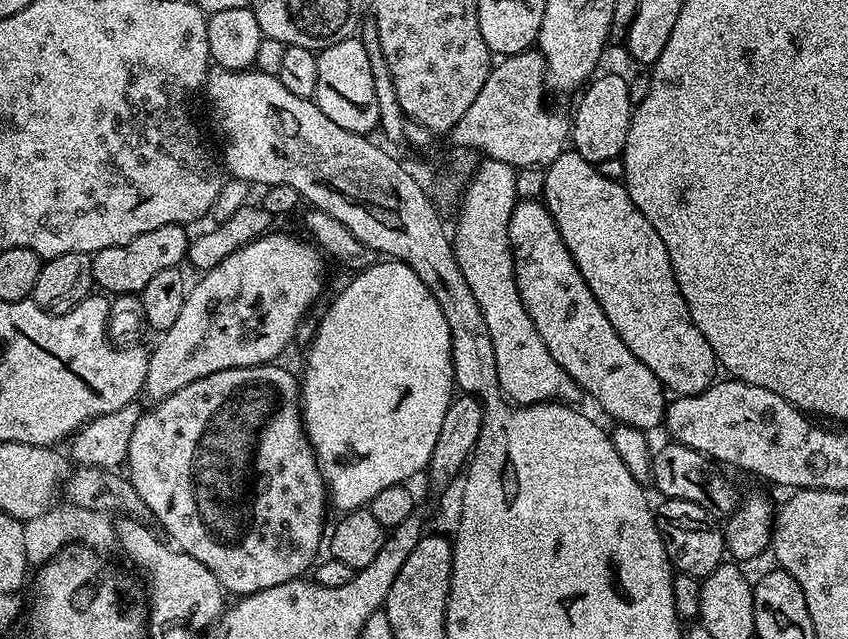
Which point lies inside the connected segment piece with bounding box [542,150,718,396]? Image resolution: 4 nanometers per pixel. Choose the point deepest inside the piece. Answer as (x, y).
(625, 264)

